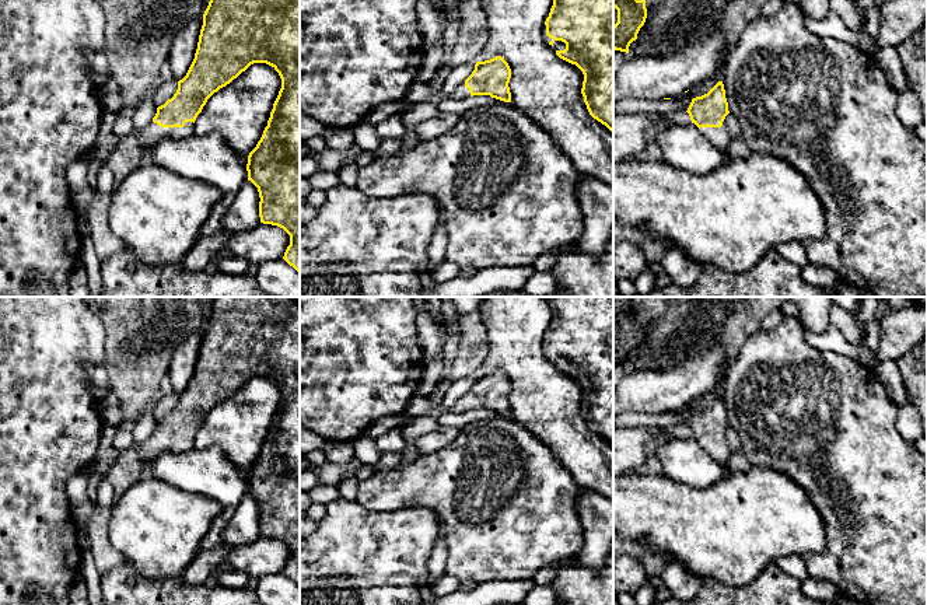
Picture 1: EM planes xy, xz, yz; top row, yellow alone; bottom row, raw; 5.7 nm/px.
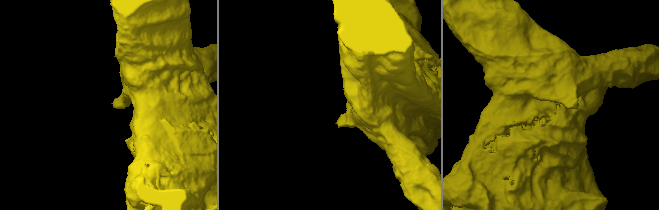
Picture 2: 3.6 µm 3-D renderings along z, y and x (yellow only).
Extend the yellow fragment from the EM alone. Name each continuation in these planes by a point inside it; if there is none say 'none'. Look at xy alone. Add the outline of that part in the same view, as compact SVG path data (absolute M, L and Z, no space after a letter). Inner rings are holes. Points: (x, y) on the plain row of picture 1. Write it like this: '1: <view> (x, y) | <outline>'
1: xy (151, 447) | M150 436L139 447L140 459L146 465L151 458L157 457L160 452L175 452L186 451L193 445L195 437L186 436L183 441L161 441L154 436Z

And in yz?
1: yz (720, 450) | M725 433L721 441L700 441L700 445L709 451L714 459L723 465L727 465L731 458L731 450L728 447L728 441Z

